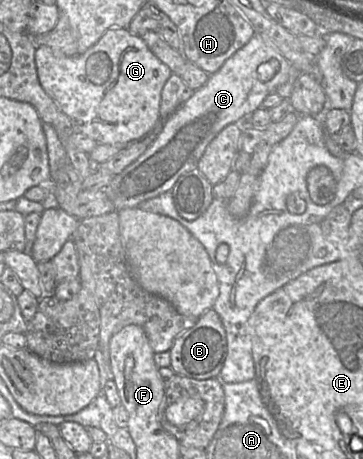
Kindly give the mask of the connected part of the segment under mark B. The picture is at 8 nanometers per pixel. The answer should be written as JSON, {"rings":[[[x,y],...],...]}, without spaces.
{"rings":[[[213,309],[205,311],[190,329],[174,341],[170,352],[170,367],[175,375],[204,380],[217,378],[227,356],[227,338],[221,318]]]}

